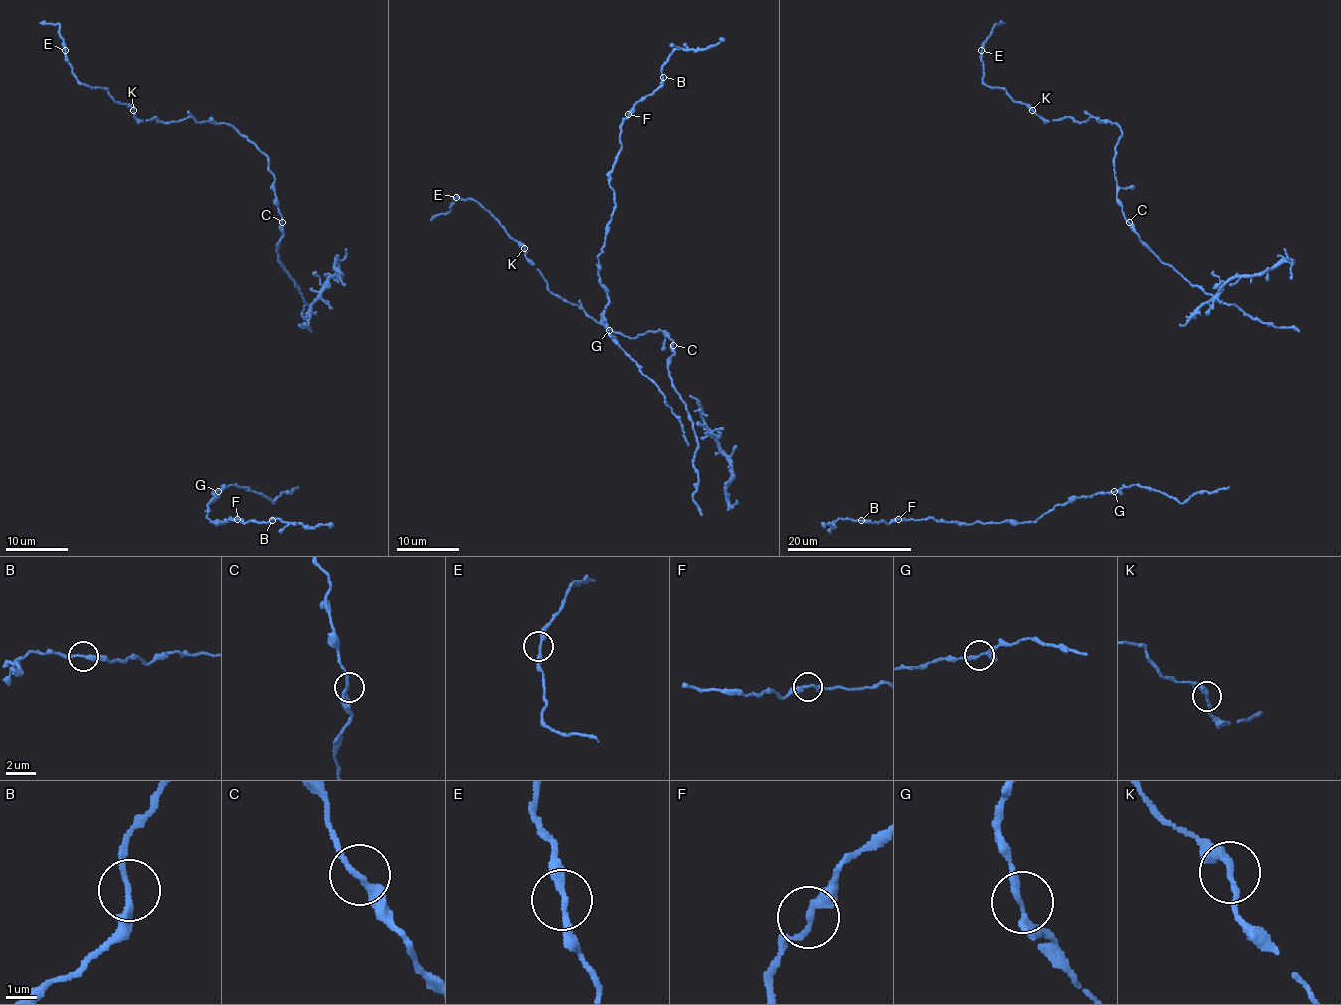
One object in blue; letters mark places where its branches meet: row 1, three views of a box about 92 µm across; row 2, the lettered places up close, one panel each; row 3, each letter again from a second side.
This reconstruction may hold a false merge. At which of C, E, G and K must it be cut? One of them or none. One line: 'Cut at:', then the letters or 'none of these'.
Cut at: none of these

